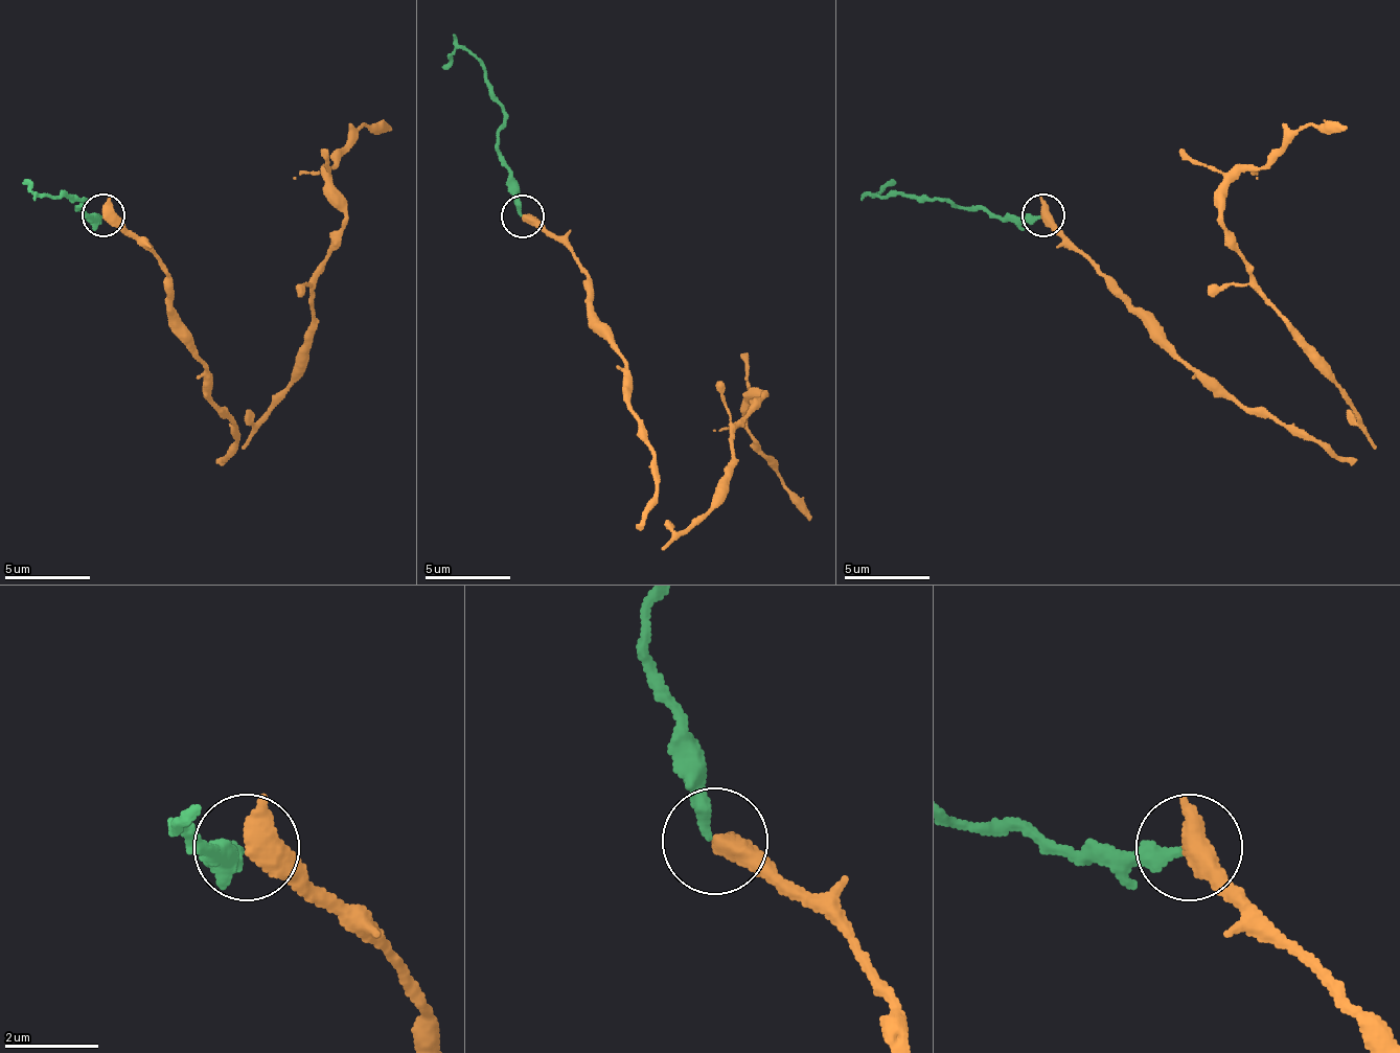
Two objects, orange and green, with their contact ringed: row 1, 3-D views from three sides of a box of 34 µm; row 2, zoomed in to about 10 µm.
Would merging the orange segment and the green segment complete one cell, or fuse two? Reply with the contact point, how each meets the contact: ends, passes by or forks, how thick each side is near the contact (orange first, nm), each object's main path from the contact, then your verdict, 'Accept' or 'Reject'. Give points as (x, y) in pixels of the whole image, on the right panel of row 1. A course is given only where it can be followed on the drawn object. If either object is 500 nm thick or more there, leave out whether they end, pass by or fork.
Place: (1042, 215). Thickness 600 nm (orange) against 320 nm. Course of orange: (1043, 216), (1185, 362), (1356, 460), (1373, 448), (1360, 413), (1223, 225), (1241, 174), (1305, 127), (1348, 127). Course of green: (1043, 216), (1010, 216), (928, 200), (873, 195), (890, 178). Reject

